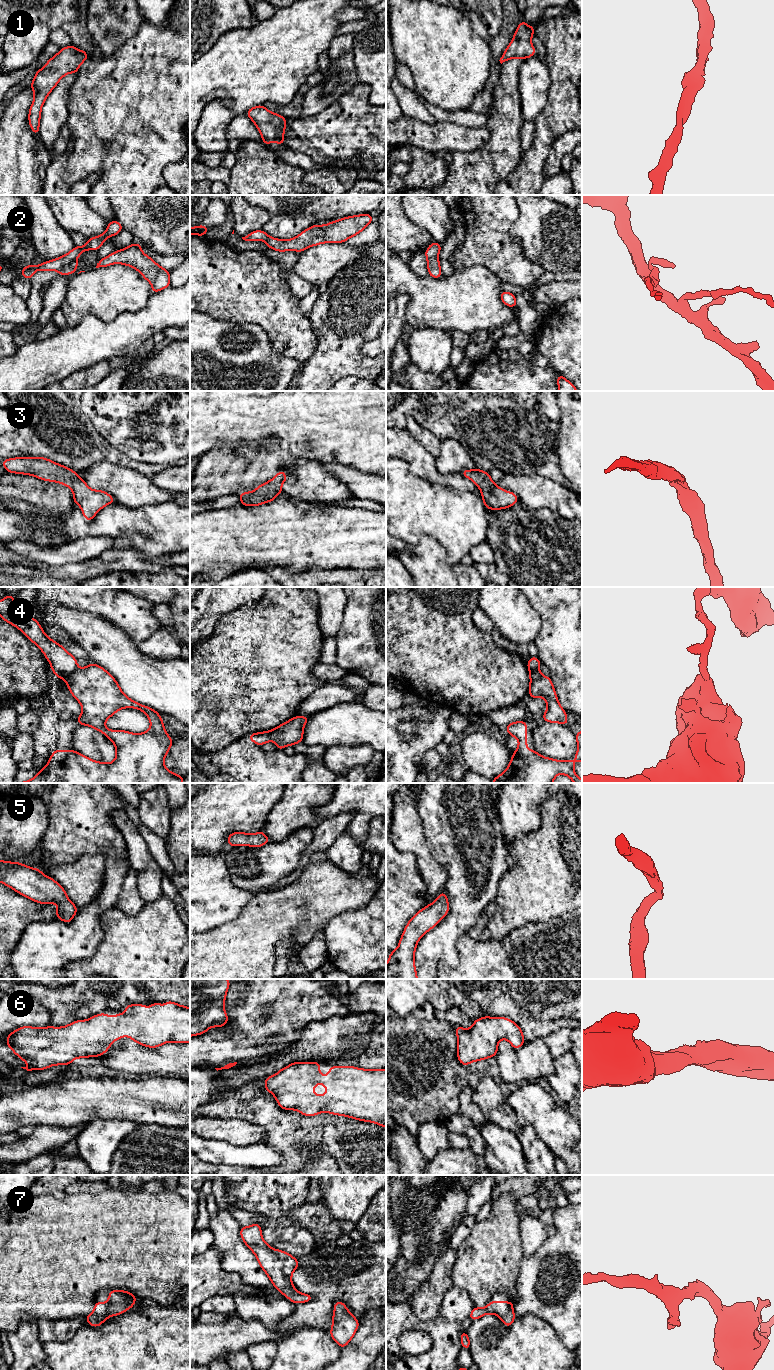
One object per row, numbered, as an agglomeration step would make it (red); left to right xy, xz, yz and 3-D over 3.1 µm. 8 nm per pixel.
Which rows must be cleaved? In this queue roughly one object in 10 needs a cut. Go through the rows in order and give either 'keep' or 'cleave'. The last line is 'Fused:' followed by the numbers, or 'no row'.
1: keep
2: cleave
3: keep
4: cleave
5: keep
6: keep
7: keep
Fused: 2, 4

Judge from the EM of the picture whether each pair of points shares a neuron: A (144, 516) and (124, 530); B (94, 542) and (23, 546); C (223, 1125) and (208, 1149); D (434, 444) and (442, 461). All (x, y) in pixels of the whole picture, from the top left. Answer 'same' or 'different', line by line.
A: same
B: same
C: different
D: different

